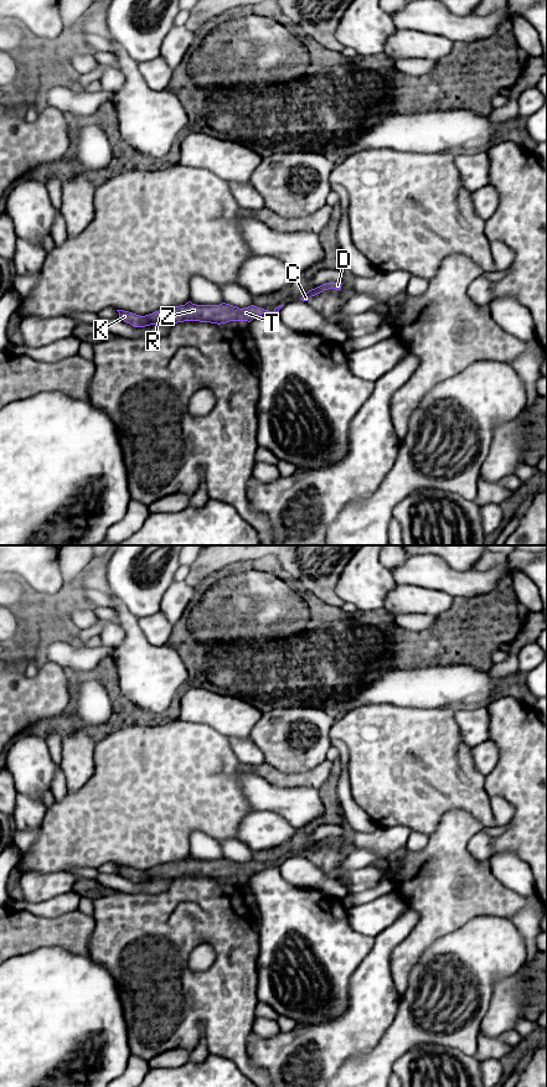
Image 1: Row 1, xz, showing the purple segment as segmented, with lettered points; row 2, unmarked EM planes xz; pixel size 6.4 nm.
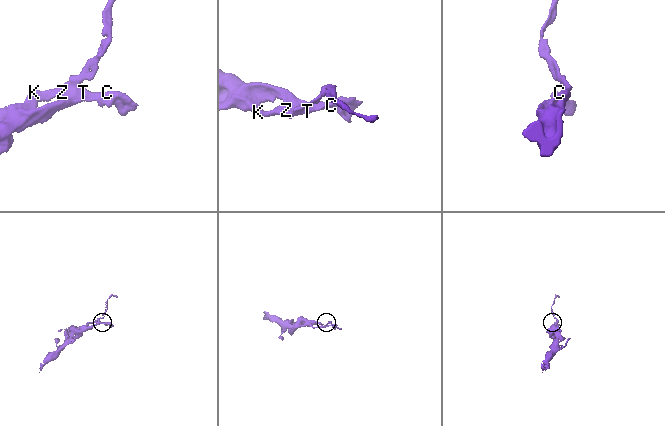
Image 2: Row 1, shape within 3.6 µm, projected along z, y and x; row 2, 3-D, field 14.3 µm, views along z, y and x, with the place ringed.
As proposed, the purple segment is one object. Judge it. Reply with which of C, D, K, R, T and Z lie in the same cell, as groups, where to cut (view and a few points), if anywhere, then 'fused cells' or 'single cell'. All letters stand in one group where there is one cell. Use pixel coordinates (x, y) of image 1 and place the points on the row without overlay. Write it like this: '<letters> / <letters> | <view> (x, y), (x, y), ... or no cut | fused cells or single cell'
C D K R T Z | no cut | single cell

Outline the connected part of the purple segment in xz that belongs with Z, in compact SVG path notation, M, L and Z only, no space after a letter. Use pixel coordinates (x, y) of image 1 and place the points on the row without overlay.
M191 856L185 860L174 861L155 866L153 869L140 871L129 866L117 865L119 874L134 882L145 882L158 879L177 879L184 876L200 876L211 879L226 879L229 876L248 876L251 878L259 870L267 868L279 868L284 860L268 866L254 860L239 864L237 861L222 858L220 860L196 860Z

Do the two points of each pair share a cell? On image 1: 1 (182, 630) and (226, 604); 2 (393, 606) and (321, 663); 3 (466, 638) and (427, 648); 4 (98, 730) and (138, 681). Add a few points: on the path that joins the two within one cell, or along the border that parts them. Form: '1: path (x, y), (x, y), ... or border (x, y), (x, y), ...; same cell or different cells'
1: path (194, 630), (199, 630), (215, 614); same cell
2: border (383, 606), (395, 617); different cells
3: path (457, 638), (437, 646); same cell
4: border (118, 668), (120, 692), (135, 705), (150, 713); different cells

